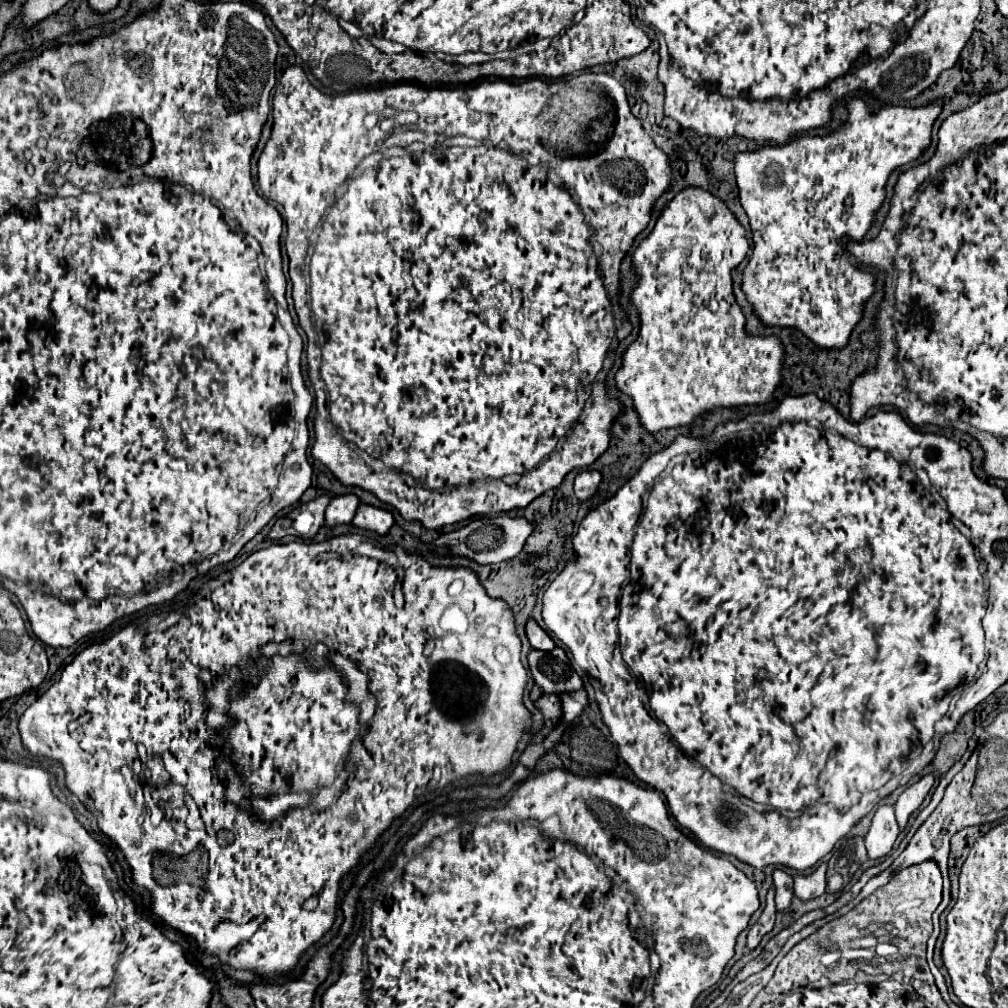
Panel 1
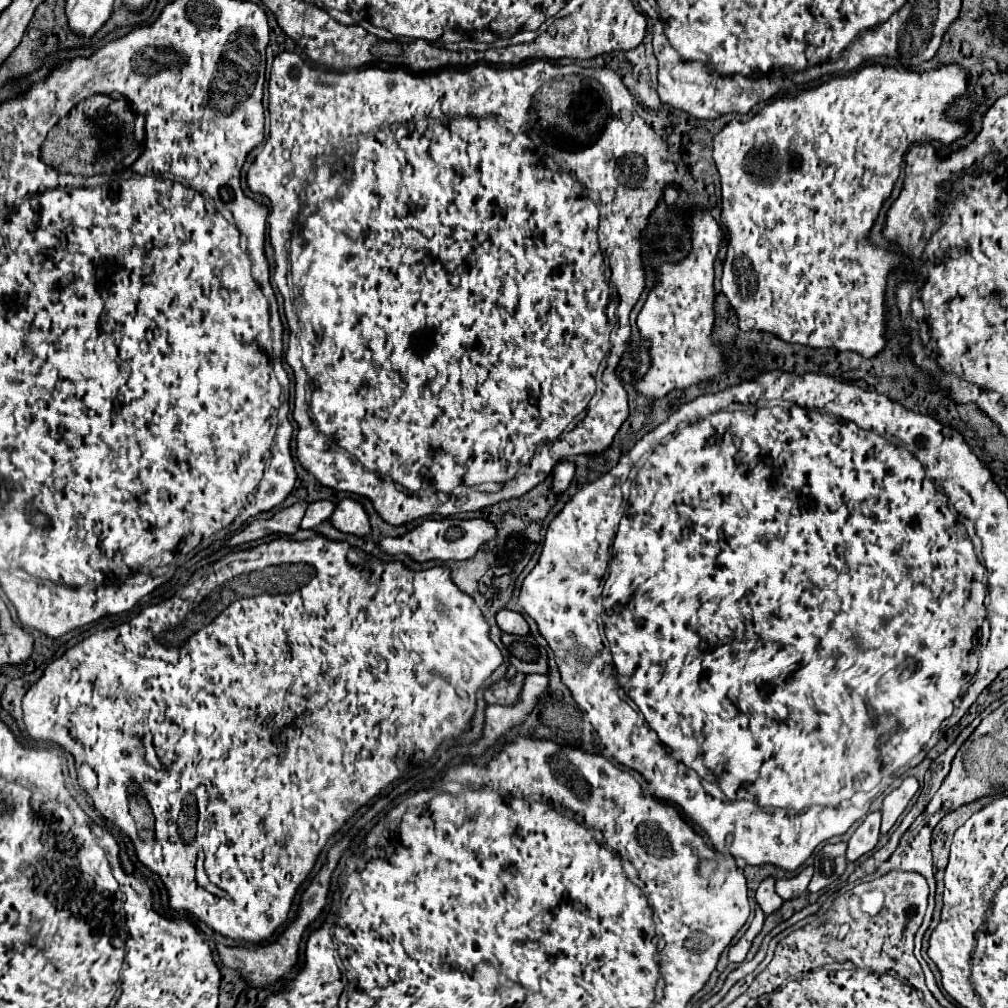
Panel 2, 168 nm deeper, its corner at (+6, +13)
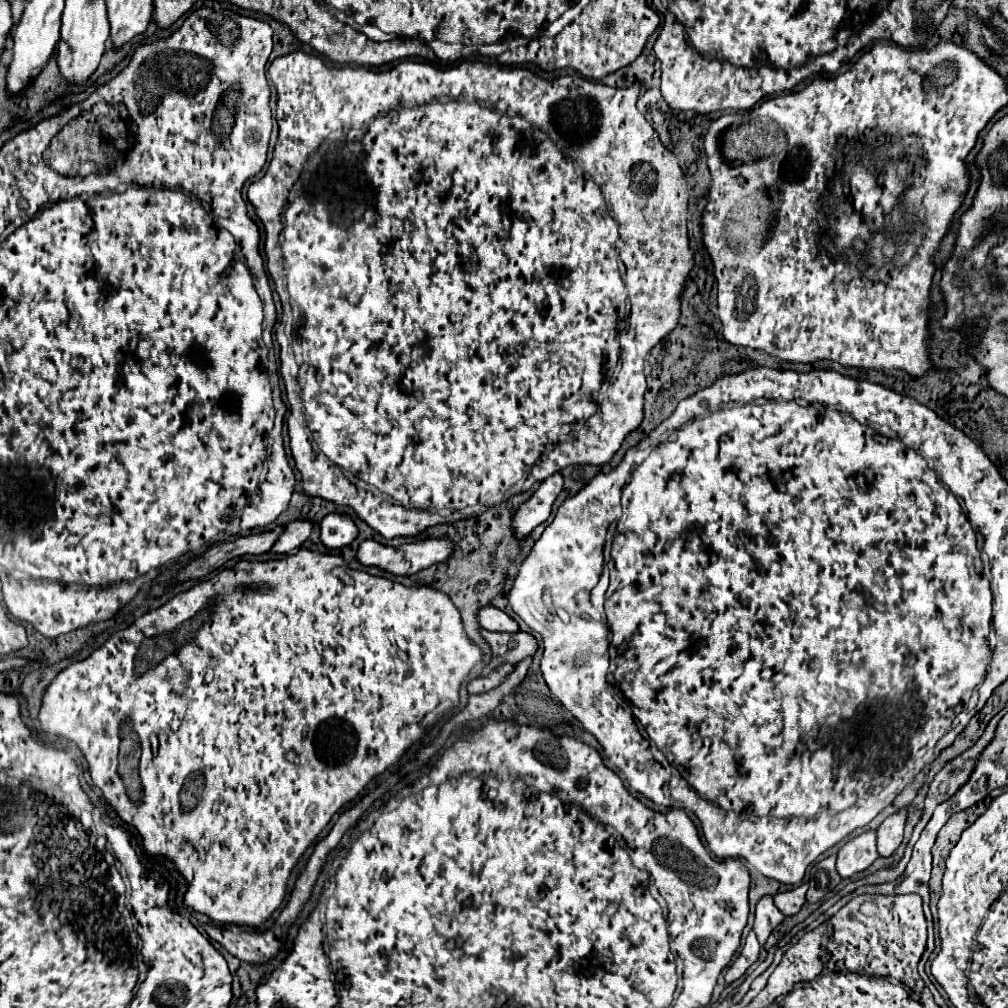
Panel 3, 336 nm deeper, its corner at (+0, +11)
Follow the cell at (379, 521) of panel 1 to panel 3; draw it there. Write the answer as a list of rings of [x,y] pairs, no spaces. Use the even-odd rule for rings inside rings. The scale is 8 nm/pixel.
[[[330,513],[320,523],[320,539],[328,549],[350,545],[358,537],[358,527],[346,513]]]

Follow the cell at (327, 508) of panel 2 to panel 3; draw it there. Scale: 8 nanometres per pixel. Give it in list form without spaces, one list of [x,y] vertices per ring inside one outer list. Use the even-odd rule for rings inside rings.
[[[298,519],[298,521],[288,523],[284,533],[276,541],[276,545],[272,547],[272,551],[274,553],[290,553],[292,549],[300,547],[310,537],[312,529],[314,529],[314,523],[308,519]]]

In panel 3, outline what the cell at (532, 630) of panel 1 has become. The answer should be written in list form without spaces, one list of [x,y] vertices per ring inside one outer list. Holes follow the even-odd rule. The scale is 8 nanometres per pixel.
[[[488,605],[488,609],[480,609],[480,625],[488,631],[504,631],[504,633],[518,631],[518,623],[510,615],[492,605]]]

